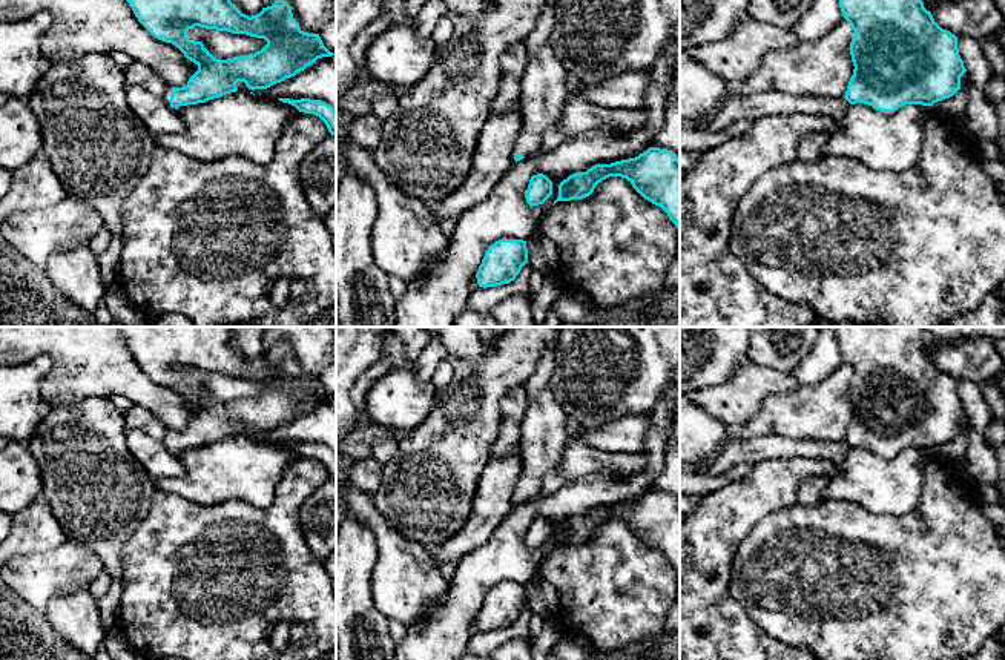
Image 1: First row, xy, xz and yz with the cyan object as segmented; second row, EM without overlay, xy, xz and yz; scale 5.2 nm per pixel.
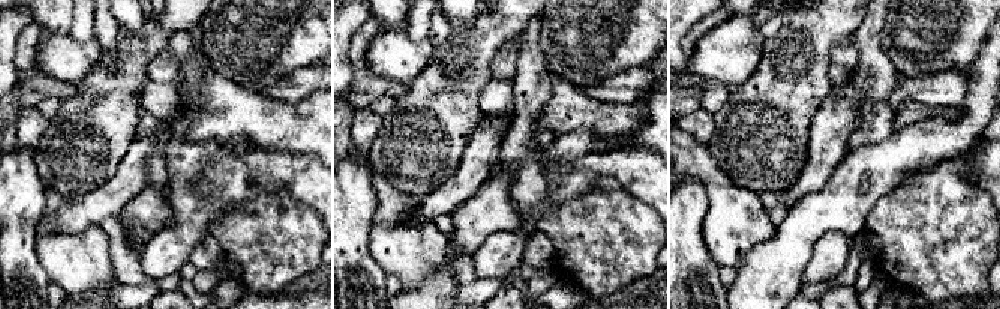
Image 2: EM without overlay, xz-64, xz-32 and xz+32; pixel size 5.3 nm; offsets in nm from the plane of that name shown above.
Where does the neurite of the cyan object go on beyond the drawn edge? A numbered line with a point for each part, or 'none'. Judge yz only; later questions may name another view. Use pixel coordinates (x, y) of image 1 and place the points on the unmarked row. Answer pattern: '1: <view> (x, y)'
1: yz (735, 450)

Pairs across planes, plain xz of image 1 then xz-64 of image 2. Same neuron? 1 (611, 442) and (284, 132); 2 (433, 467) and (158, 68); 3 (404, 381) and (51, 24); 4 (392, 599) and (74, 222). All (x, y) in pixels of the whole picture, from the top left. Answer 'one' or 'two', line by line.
1: two
2: two
3: two
4: two

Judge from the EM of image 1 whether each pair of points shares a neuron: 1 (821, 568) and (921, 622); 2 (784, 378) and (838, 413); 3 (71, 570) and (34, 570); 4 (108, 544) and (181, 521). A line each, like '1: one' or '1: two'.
1: one
2: two
3: one
4: two

